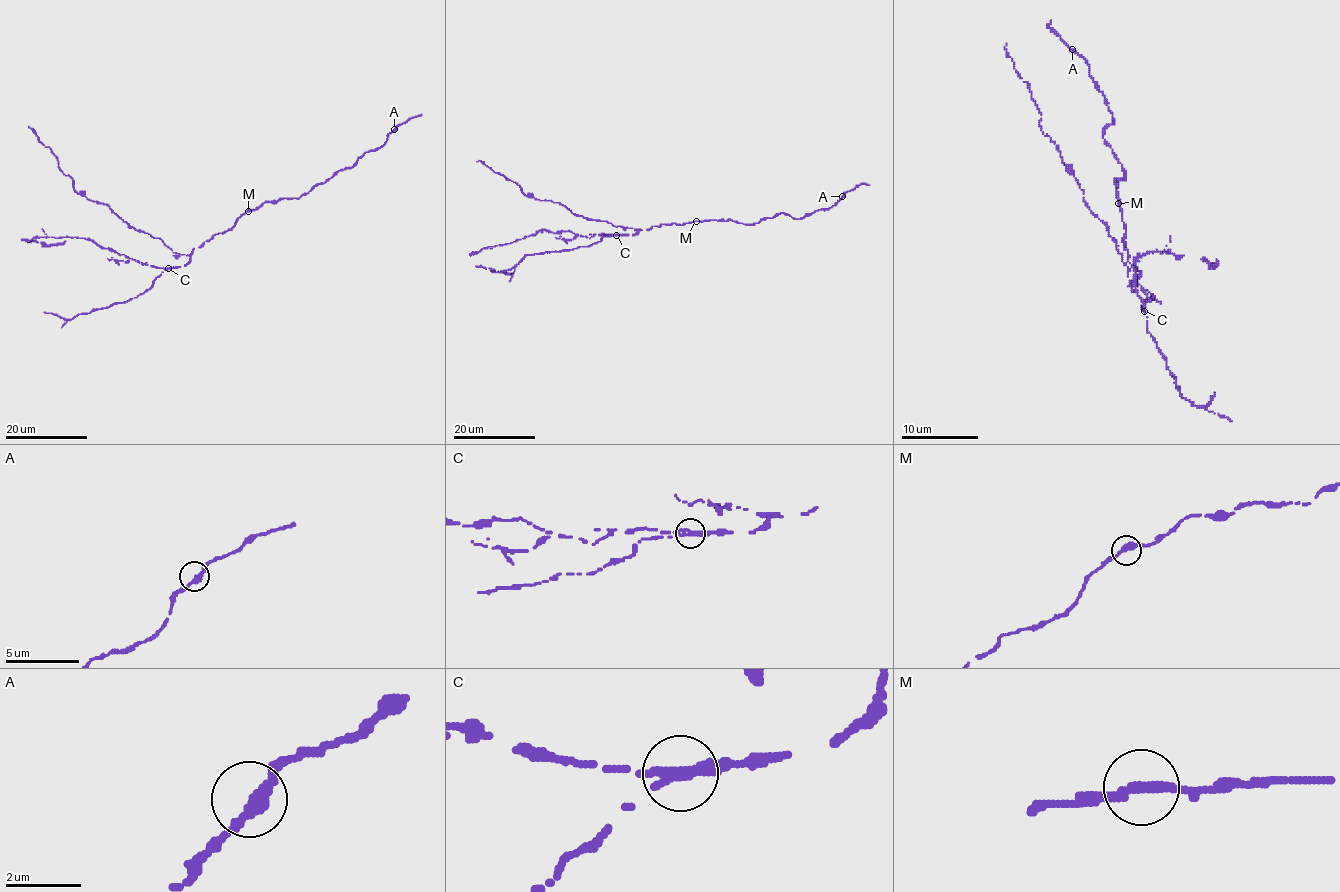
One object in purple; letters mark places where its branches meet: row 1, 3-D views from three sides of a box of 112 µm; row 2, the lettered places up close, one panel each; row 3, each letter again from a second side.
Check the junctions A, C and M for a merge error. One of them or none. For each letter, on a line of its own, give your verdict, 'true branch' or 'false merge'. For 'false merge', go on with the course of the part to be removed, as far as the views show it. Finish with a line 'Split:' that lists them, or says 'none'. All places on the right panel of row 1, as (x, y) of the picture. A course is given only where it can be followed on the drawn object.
A: true branch
C: false merge
M: true branch
Split: C

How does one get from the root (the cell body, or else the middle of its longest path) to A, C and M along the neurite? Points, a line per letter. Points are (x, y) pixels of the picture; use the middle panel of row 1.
A: (656, 226), (710, 220), (754, 224), (781, 213), (801, 219), (819, 209), (828, 209), (842, 196)
C: (656, 226), (634, 234), (616, 235)
M: (656, 226), (696, 221)

